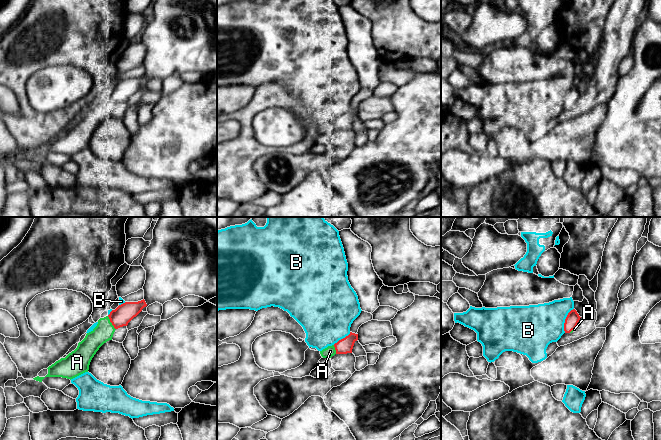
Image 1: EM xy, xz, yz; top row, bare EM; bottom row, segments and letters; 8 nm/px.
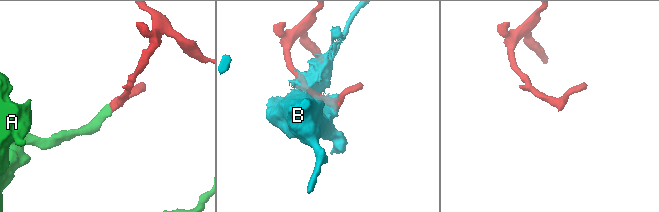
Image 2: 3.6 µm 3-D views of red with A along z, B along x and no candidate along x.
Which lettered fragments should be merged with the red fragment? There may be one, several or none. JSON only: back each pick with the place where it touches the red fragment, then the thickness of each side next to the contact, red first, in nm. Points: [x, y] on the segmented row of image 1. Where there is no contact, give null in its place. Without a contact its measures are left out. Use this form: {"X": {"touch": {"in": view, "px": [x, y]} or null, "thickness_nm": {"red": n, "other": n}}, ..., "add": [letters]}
{"A": {"touch": {"in": "xy", "px": [111, 322]}, "thickness_nm": {"red": 160, "other": 160}}, "add": ["A"]}

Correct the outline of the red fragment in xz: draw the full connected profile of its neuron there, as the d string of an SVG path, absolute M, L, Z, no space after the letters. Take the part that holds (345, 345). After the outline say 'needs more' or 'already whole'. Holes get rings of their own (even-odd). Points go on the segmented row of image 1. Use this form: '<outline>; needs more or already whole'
M350 332L348 336L339 340L332 346L320 351L320 354L323 358L331 358L335 354L347 354L352 353L354 343L358 340L358 334Z; needs more

